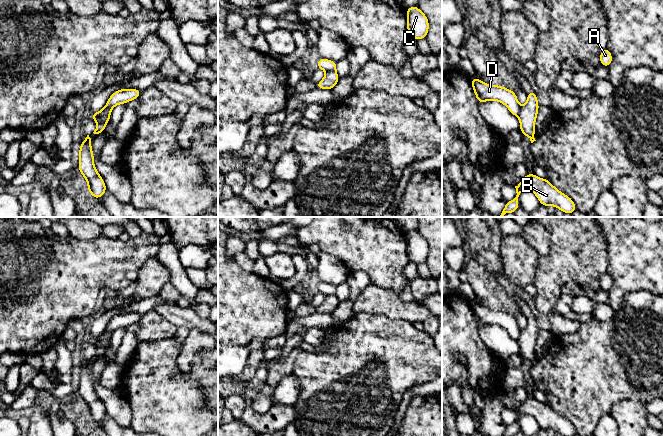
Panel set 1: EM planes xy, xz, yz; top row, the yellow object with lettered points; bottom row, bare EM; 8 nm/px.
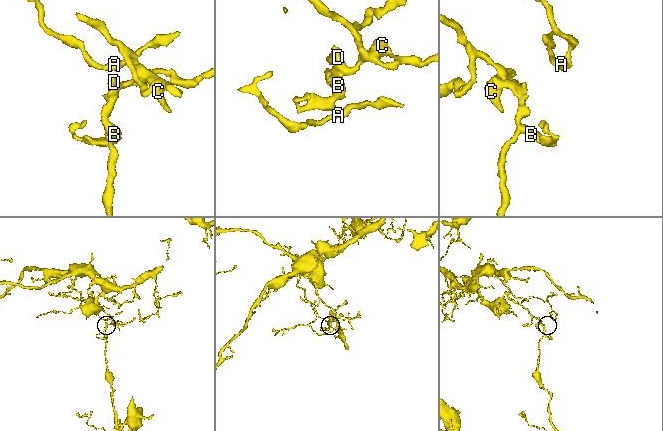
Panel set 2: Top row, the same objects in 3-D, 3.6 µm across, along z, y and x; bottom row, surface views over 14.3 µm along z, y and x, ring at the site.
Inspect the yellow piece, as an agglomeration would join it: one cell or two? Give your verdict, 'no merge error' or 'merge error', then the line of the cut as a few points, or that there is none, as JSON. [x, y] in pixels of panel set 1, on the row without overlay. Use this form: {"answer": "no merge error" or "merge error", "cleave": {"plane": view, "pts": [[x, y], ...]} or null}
{"answer": "merge error", "cleave": {"plane": "xy", "pts": [[111, 332], [104, 332], [95, 344]]}}

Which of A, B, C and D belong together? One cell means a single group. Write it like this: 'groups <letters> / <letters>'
groups A C D / B

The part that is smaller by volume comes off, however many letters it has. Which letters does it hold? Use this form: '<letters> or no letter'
B

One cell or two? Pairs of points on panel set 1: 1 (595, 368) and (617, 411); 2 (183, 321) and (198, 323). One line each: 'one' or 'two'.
1: two
2: one

